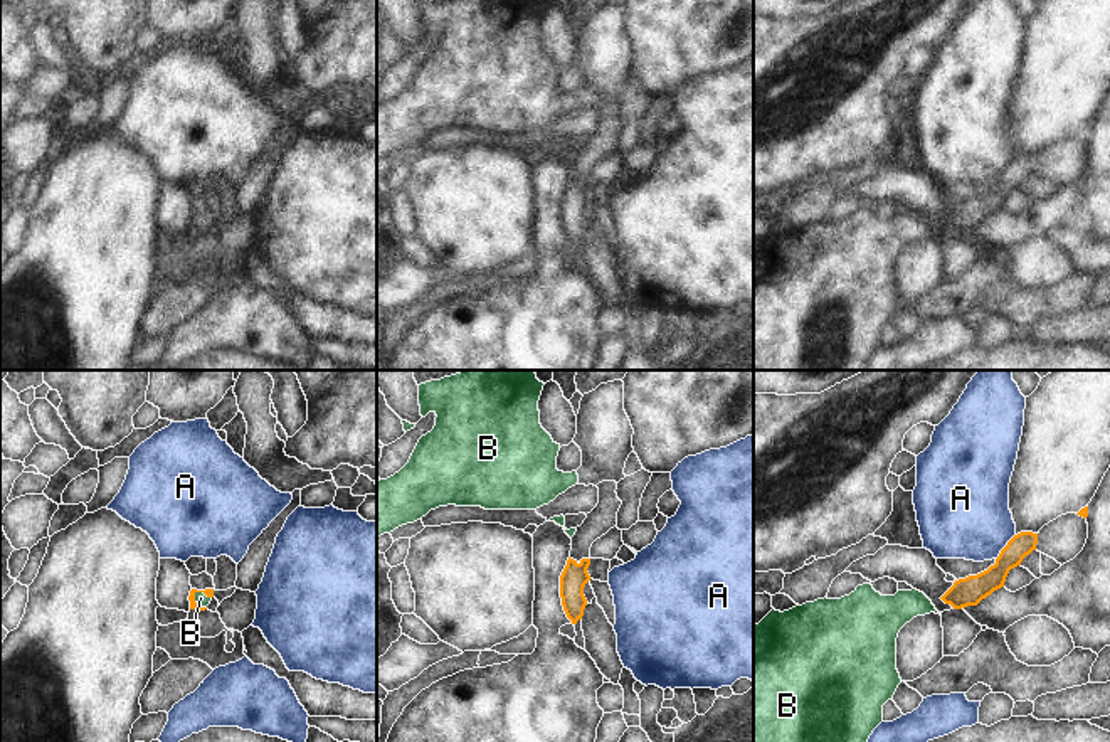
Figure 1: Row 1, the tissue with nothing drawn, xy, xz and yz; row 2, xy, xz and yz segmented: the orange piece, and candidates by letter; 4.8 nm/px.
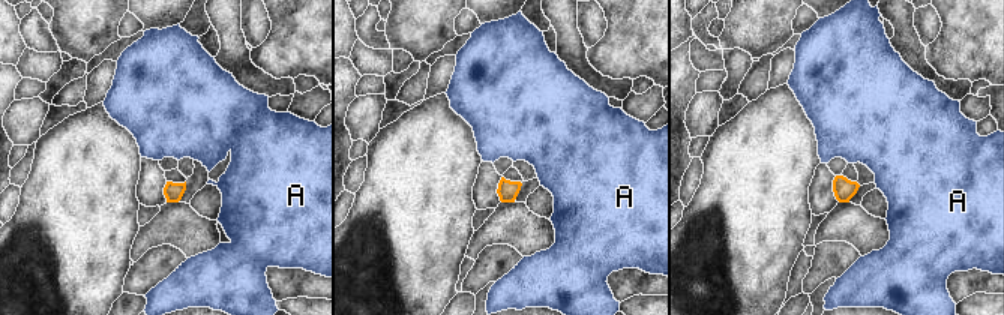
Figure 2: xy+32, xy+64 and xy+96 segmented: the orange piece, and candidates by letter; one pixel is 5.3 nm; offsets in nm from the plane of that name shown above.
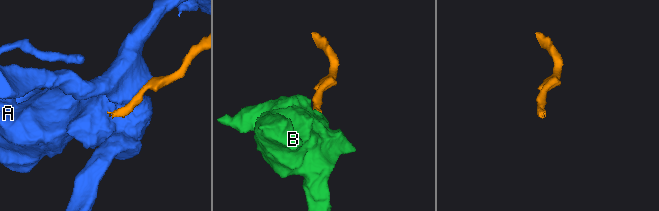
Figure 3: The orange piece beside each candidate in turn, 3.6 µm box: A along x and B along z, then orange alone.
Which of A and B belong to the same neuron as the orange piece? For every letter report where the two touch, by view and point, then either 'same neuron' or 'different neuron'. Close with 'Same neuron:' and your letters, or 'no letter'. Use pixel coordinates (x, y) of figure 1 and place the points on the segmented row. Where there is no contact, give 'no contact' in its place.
A: meets orange in yz at (1004, 547); different neuron
B: meets orange in xy at (194, 601); same neuron
Same neuron: B

